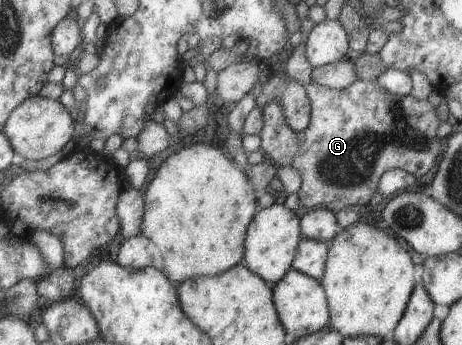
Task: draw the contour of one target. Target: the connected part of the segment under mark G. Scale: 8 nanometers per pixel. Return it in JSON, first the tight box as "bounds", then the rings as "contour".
{"bounds":[257,18,445,213],"contour":[[[309,18],[301,21],[299,30],[302,32],[302,41],[292,49],[286,61],[284,71],[287,76],[303,85],[309,99],[309,122],[299,132],[292,131],[285,122],[282,108],[276,101],[267,103],[263,111],[263,124],[257,136],[261,141],[261,150],[266,153],[274,165],[289,165],[301,177],[300,205],[312,208],[326,208],[336,213],[342,209],[356,208],[366,205],[372,195],[377,192],[378,179],[385,171],[400,168],[419,178],[436,163],[445,150],[444,140],[436,136],[436,129],[440,120],[436,108],[428,100],[418,100],[408,94],[399,96],[384,89],[376,80],[354,80],[344,89],[337,90],[318,85],[311,80],[311,68],[305,56],[305,39],[314,23]]]}

